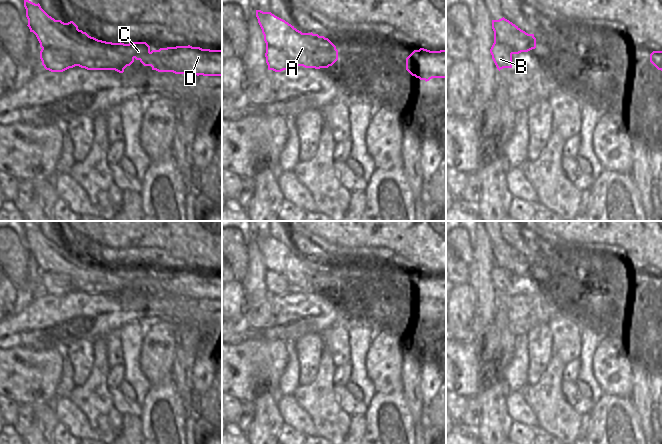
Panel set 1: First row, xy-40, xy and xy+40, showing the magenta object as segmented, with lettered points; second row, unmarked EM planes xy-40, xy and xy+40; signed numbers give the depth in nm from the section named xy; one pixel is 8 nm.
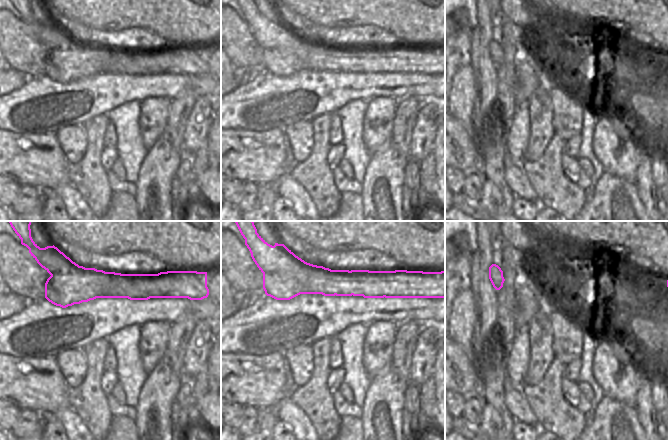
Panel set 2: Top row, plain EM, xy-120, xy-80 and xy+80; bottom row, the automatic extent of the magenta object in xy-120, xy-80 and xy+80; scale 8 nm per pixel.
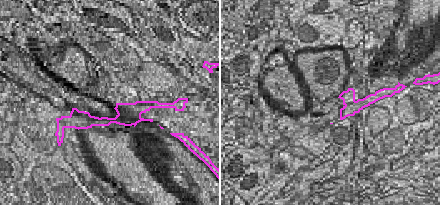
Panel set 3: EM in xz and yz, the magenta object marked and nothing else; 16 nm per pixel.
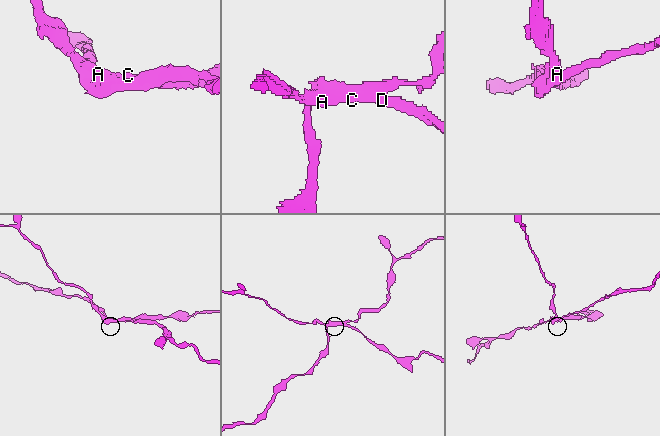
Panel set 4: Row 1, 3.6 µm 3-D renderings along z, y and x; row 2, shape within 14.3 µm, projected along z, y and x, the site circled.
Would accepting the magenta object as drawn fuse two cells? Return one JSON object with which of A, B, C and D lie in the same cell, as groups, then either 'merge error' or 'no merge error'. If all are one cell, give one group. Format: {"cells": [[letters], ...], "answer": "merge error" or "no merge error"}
{"cells": [["A", "C", "D"], ["B"]], "answer": "merge error"}

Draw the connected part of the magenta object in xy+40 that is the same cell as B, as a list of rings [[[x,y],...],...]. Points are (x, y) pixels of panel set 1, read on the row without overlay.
[[[494,266],[490,277],[499,295],[503,292],[512,292],[512,277],[506,270],[499,266]]]

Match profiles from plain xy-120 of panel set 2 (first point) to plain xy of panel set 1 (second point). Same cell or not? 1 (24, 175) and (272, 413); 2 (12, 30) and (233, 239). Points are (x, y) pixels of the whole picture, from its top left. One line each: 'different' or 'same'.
1: different
2: same

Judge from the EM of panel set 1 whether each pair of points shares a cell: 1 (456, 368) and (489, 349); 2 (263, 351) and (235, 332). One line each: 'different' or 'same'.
1: same
2: different

